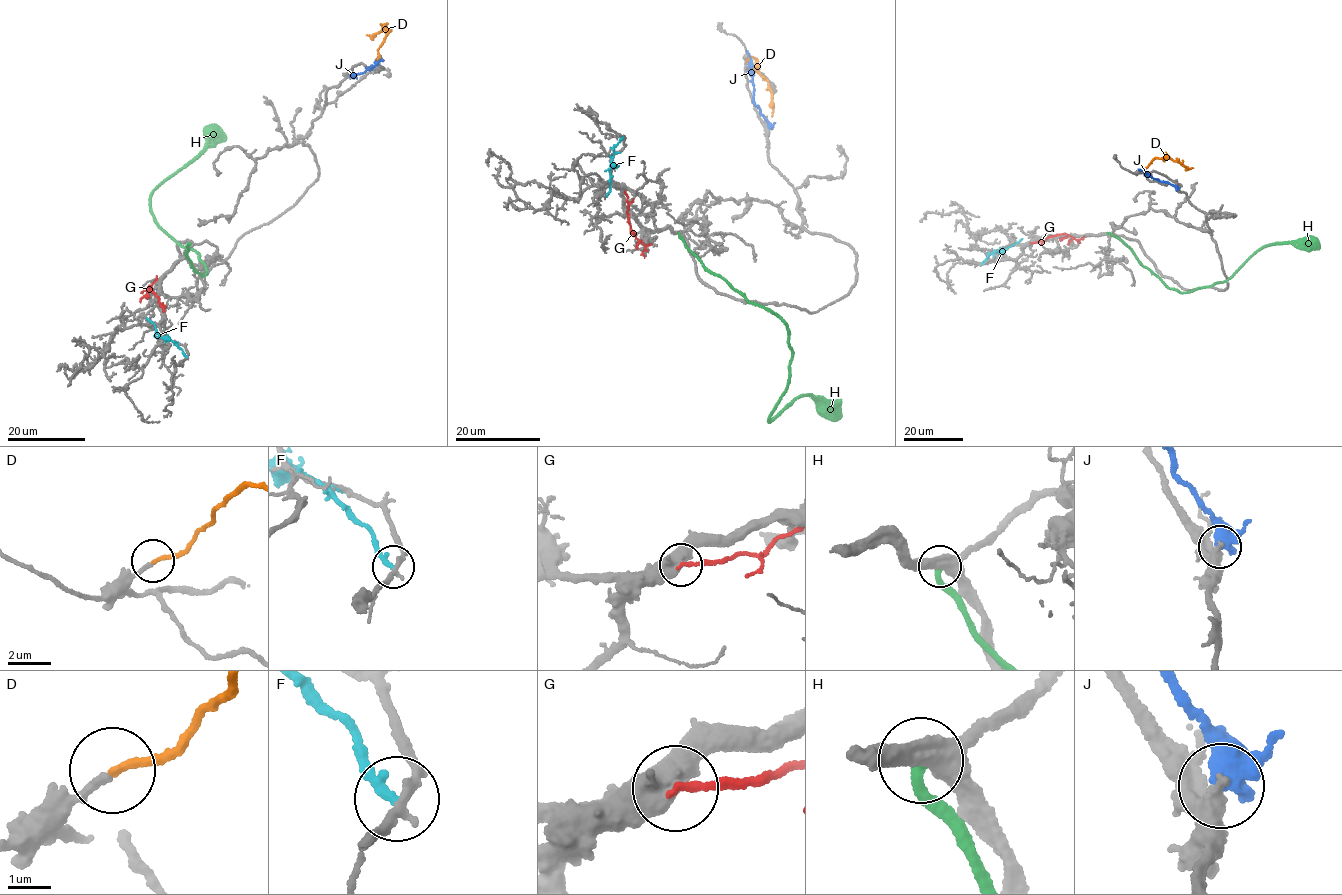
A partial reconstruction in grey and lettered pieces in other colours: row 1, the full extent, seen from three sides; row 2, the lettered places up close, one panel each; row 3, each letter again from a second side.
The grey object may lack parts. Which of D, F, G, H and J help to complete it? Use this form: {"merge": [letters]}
{"merge": ["D"]}

